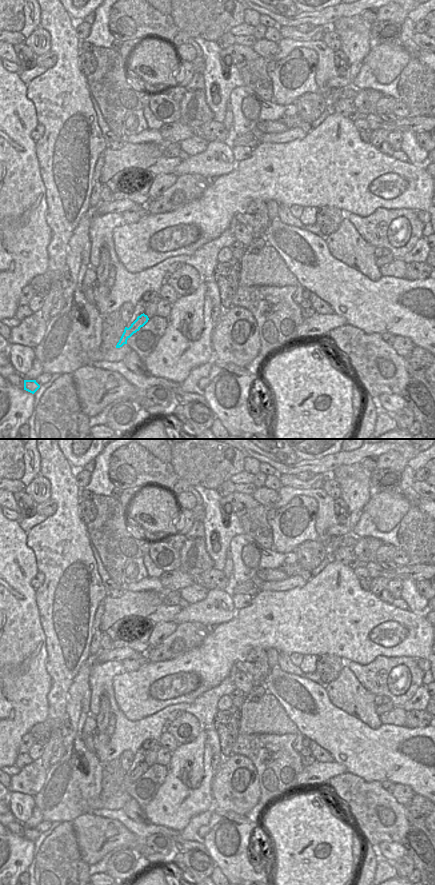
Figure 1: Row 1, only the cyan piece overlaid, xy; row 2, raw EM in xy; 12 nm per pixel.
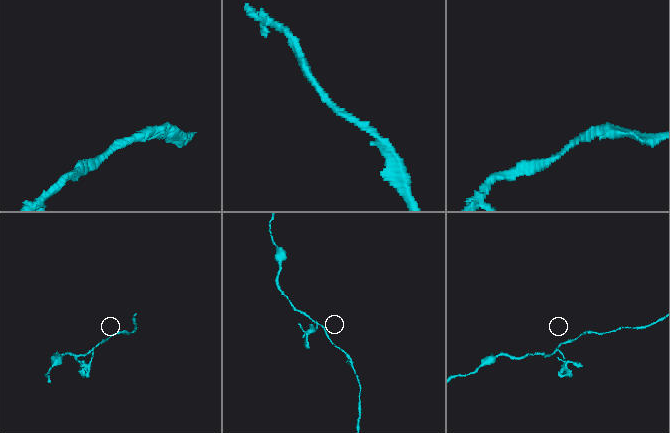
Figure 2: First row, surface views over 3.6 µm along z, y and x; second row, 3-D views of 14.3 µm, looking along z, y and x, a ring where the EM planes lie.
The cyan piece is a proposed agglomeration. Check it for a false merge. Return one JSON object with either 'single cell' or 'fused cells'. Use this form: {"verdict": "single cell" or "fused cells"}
{"verdict": "fused cells"}

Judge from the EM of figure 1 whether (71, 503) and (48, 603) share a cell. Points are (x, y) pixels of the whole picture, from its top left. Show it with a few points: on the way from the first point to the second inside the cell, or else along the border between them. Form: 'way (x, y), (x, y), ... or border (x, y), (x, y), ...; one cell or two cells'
way (67, 528), (65, 567), (58, 578); one cell

